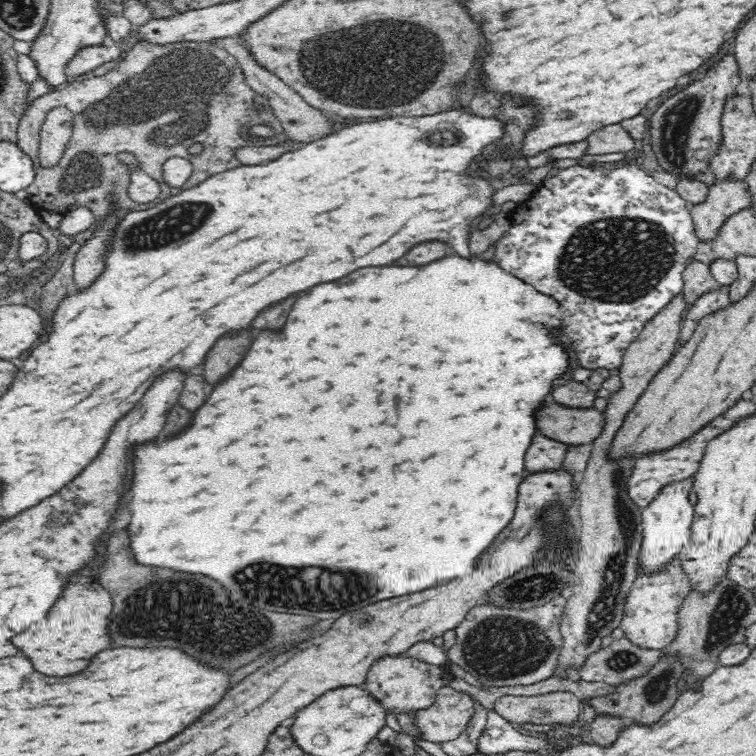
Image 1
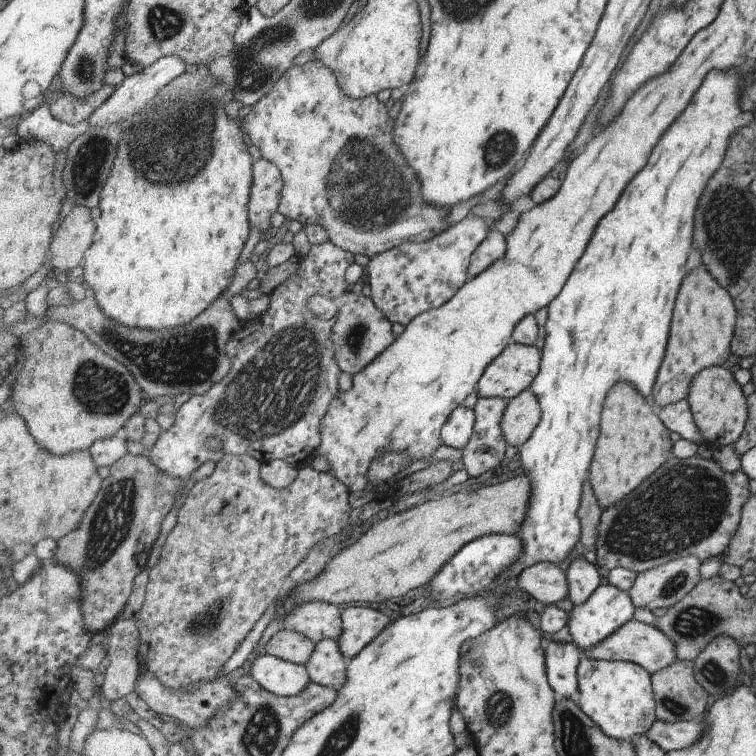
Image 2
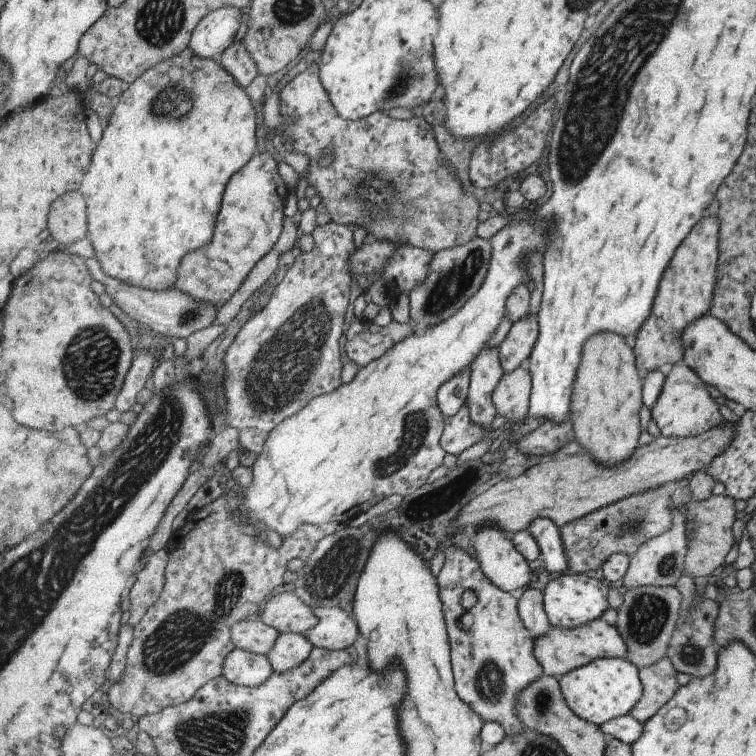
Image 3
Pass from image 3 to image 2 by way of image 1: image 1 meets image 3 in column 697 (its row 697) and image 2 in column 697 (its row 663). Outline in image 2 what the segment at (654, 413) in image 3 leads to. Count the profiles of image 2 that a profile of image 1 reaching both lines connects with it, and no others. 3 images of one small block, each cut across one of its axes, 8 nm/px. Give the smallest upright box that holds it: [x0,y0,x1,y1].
[687,366,747,449]

